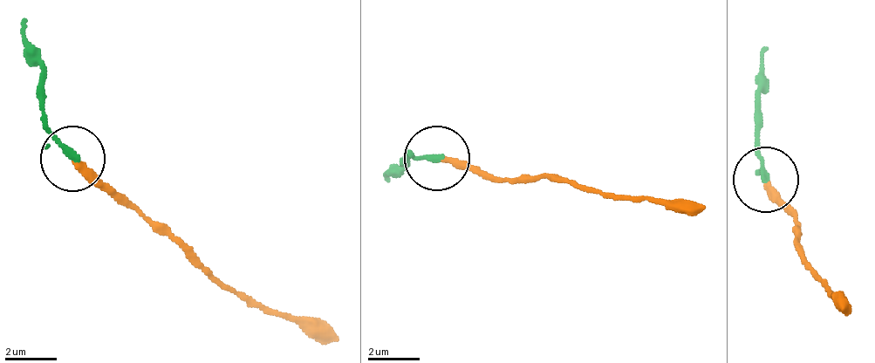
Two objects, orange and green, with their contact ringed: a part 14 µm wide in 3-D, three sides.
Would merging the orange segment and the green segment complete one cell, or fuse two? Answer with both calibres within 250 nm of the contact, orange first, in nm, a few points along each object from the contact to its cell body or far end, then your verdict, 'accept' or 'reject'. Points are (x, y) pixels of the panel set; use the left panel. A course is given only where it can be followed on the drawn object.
260/160 nm | orange via (71, 163), (129, 199), (194, 252), (226, 287), (317, 321), (337, 342) | green via (71, 157), (44, 123), (44, 59), (18, 22) | accept

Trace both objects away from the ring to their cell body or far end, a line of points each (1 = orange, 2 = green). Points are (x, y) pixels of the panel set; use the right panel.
1: (763, 185), (790, 208), (797, 249), (844, 312)
2: (763, 178), (757, 150), (757, 85), (763, 51)

